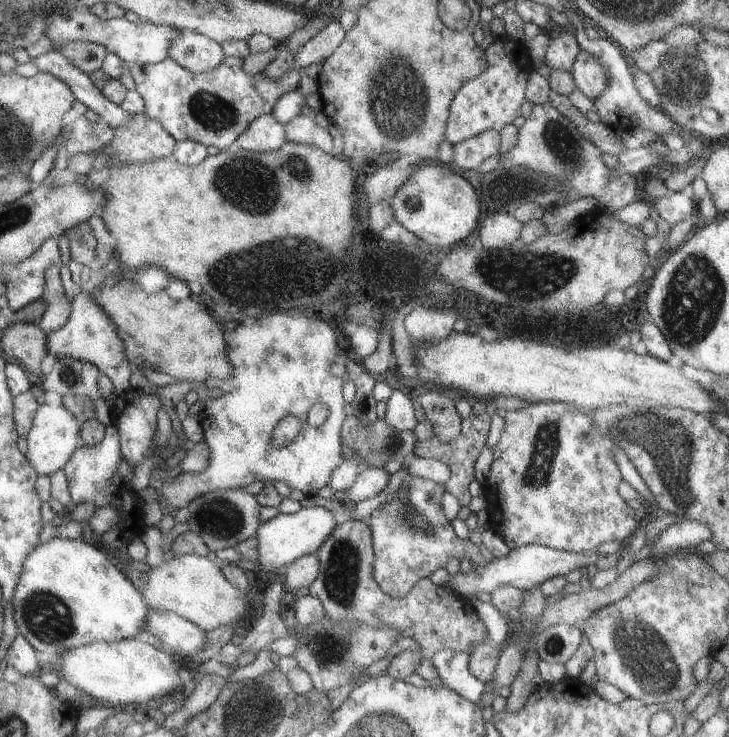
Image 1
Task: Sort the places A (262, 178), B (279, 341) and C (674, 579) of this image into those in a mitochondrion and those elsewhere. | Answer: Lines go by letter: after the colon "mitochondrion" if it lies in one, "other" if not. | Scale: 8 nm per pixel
A: mitochondrion
B: other
C: other

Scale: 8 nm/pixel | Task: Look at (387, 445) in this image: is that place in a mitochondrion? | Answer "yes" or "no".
yes

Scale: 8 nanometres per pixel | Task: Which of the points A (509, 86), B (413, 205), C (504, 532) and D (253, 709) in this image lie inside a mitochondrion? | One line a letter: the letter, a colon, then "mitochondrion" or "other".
A: other
B: mitochondrion
C: other
D: mitochondrion

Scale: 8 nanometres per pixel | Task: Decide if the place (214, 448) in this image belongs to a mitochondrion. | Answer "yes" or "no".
no

